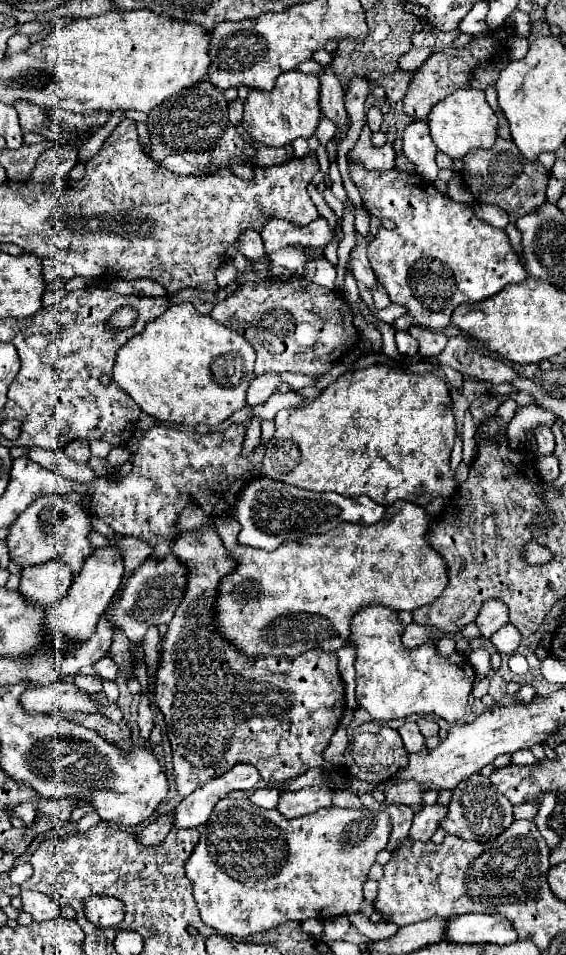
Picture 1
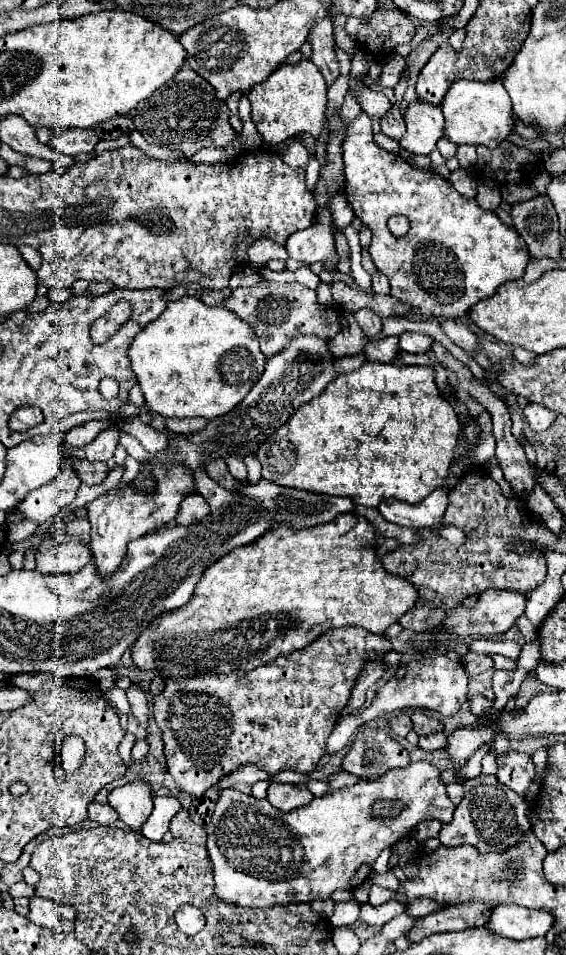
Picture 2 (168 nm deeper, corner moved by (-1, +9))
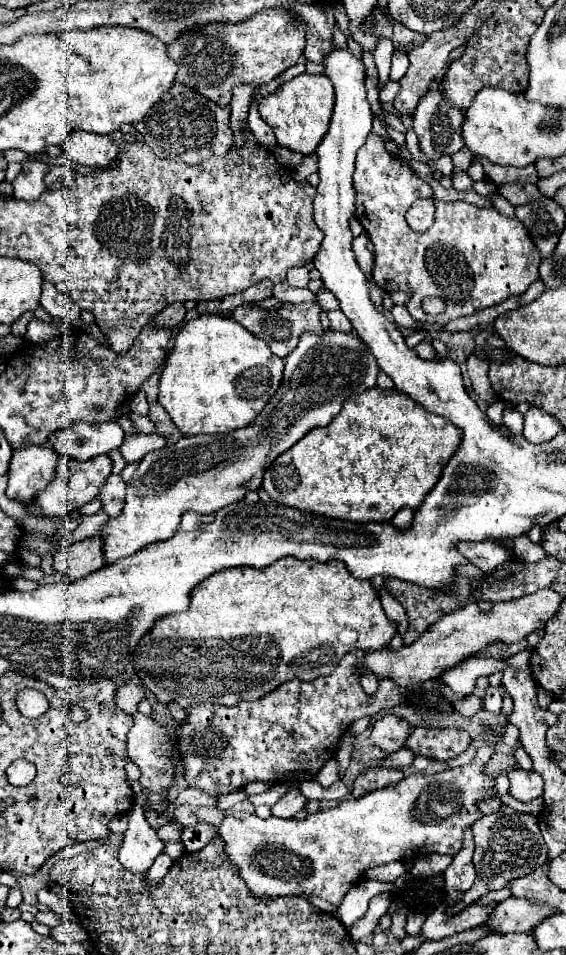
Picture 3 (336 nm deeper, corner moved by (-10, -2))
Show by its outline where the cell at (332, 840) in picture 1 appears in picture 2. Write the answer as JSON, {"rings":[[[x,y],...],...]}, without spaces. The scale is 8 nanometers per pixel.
{"rings":[[[411,762],[405,768],[385,772],[377,780],[361,780],[353,786],[327,792],[325,796],[291,812],[280,812],[271,808],[267,800],[257,800],[251,794],[227,788],[221,792],[213,818],[207,826],[207,850],[215,874],[215,894],[229,904],[245,908],[327,900],[337,888],[351,890],[363,884],[377,856],[387,846],[409,836],[419,822],[439,820],[449,824],[453,820],[453,812],[455,804],[447,796],[441,772],[429,762]]]}

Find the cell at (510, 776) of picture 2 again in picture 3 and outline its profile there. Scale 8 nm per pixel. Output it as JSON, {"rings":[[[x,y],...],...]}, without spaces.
{"rings":[[[512,769],[508,773],[510,779],[510,795],[518,801],[532,801],[534,797],[544,793],[544,781],[540,773],[526,769]]]}

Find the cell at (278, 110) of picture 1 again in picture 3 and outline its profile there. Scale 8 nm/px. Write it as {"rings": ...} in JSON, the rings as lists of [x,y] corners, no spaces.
{"rings":[[[302,73],[286,83],[282,83],[274,93],[266,95],[258,103],[260,117],[274,129],[278,145],[300,151],[304,155],[310,155],[320,145],[320,139],[324,139],[328,131],[328,123],[334,109],[334,89],[332,81],[320,73],[320,75],[308,75]]]}

